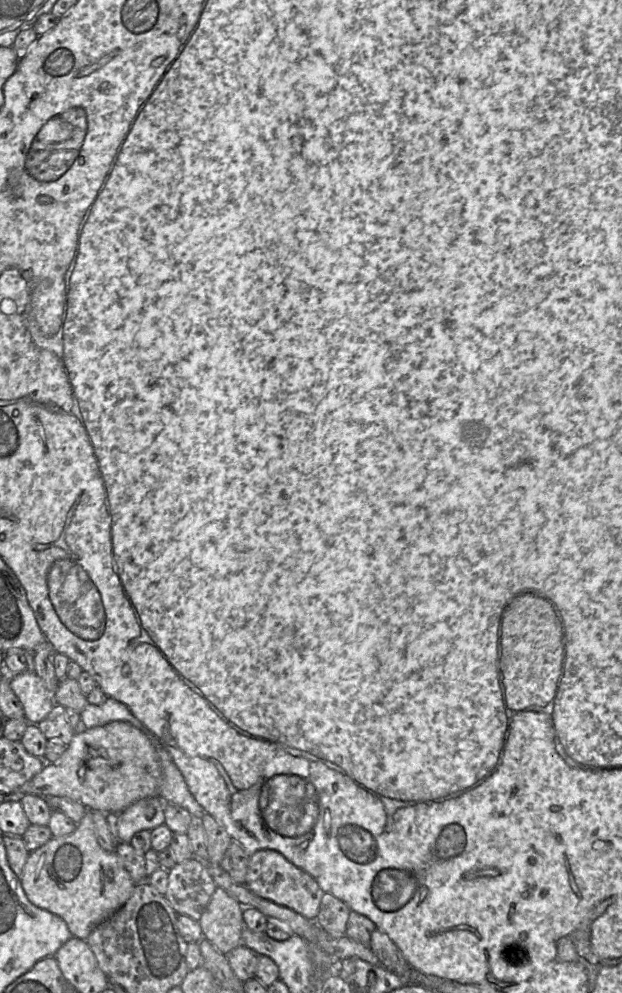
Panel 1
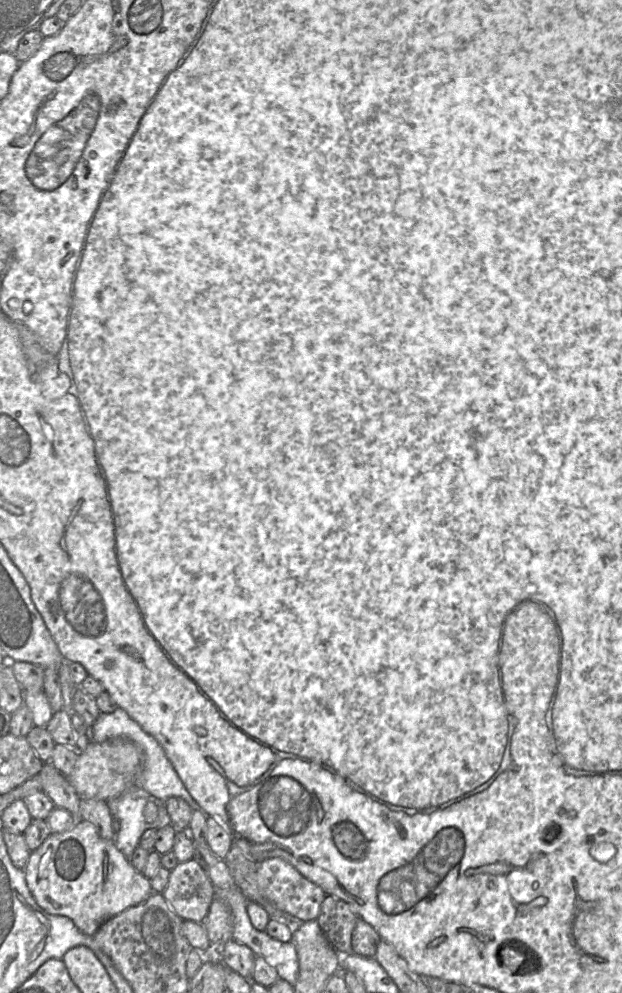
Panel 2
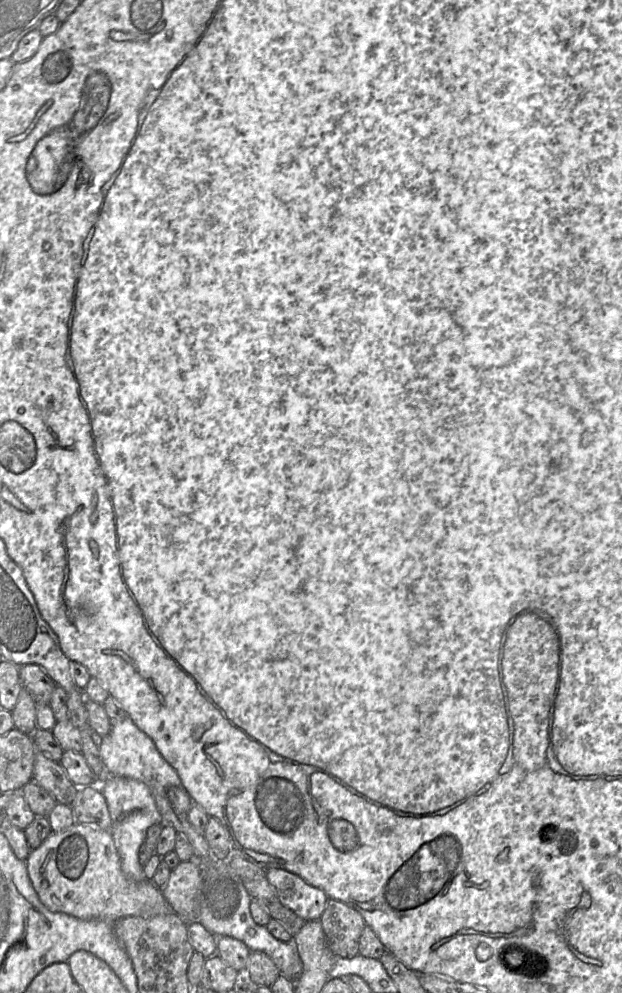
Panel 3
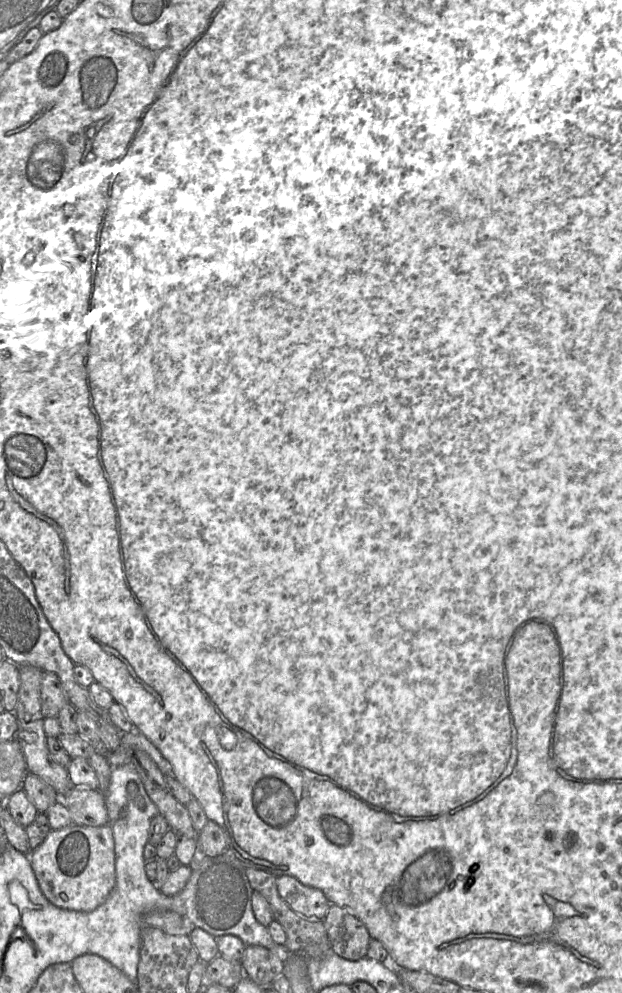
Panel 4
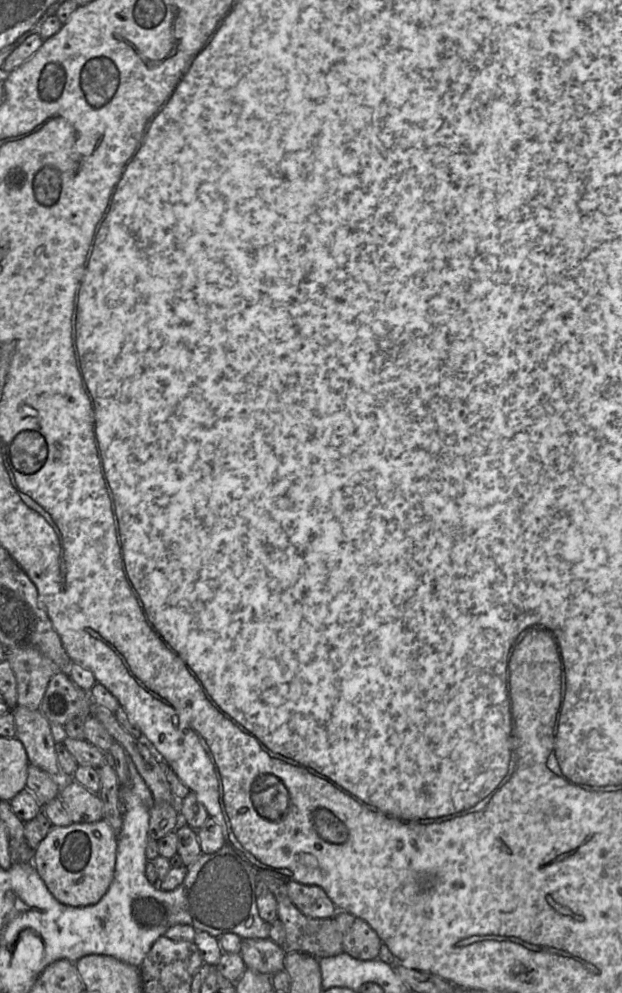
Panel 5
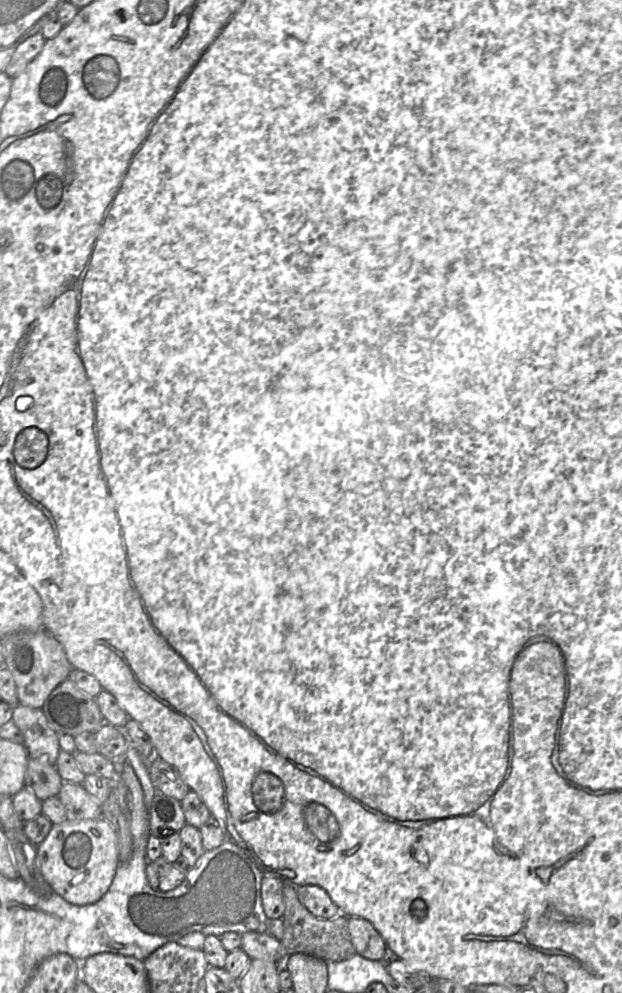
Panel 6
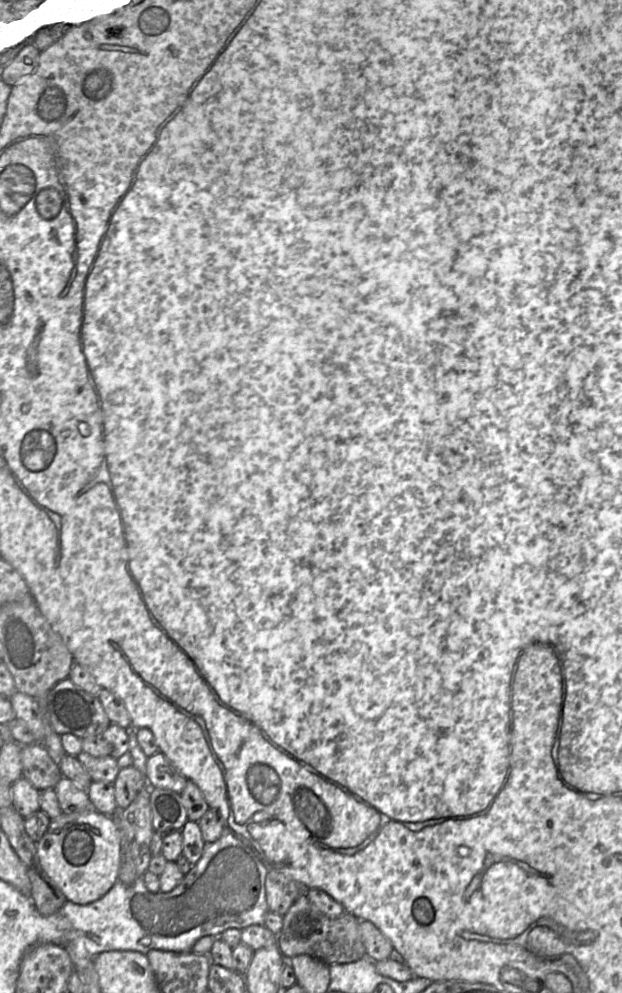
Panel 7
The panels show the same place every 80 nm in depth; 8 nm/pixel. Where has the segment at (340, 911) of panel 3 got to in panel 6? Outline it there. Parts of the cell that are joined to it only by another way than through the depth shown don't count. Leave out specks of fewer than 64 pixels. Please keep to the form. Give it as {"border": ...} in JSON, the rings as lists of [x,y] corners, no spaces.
{"border":[[[348,917],[348,930],[358,955],[369,960],[383,960],[387,944],[370,921],[361,917]]]}

